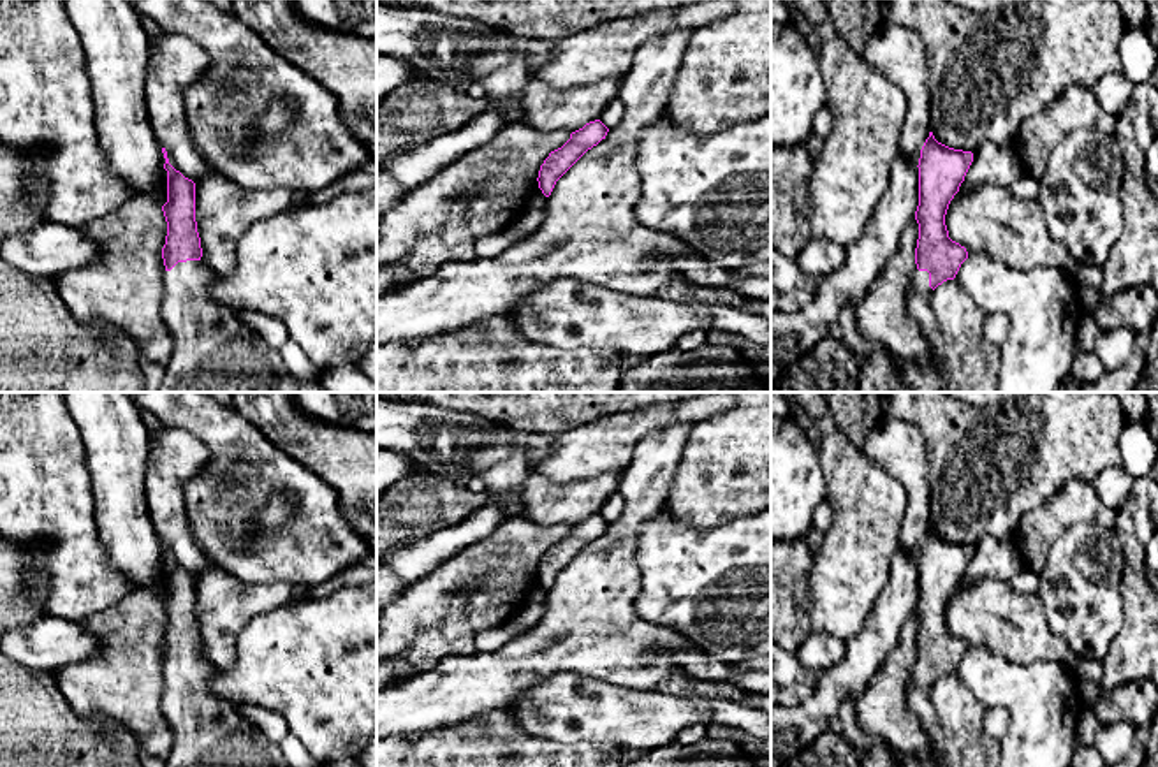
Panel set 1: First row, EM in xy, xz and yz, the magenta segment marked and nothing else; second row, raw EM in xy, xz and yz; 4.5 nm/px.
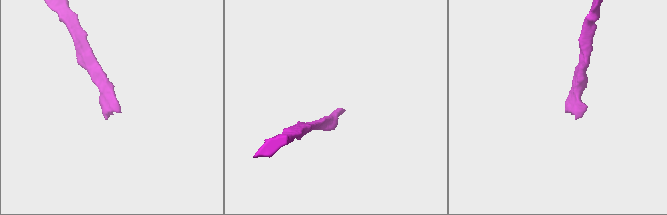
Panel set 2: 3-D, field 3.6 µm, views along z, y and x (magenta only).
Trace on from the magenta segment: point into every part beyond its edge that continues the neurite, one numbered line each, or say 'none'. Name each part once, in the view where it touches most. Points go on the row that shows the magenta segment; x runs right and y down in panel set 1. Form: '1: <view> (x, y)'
1: xy (213, 350)

